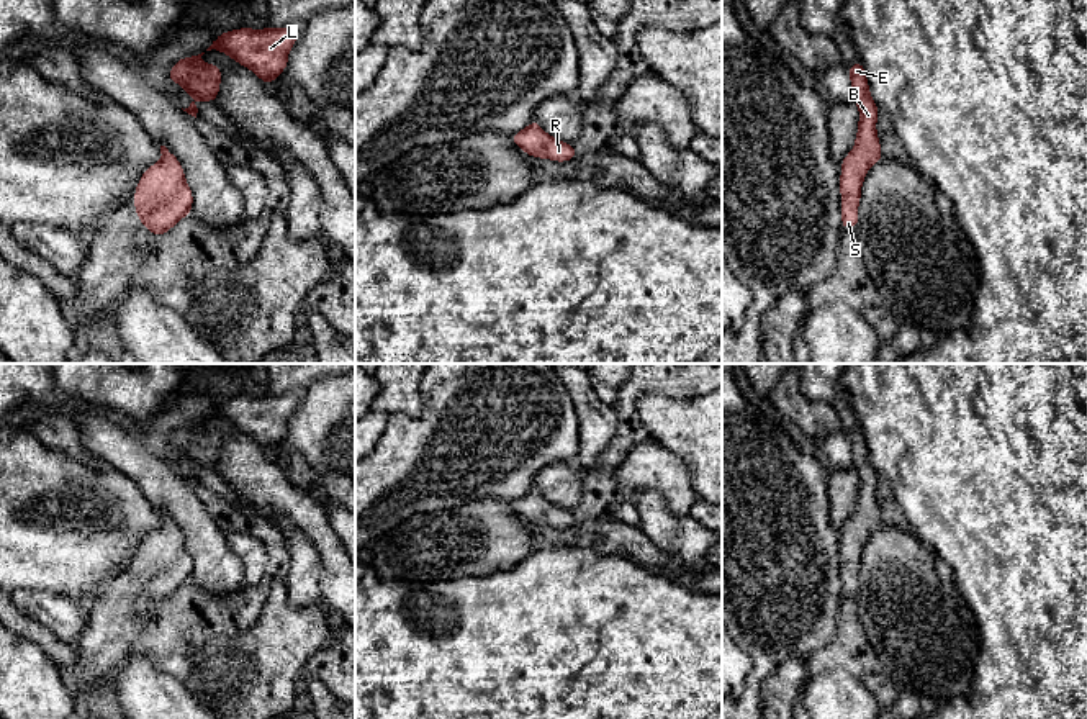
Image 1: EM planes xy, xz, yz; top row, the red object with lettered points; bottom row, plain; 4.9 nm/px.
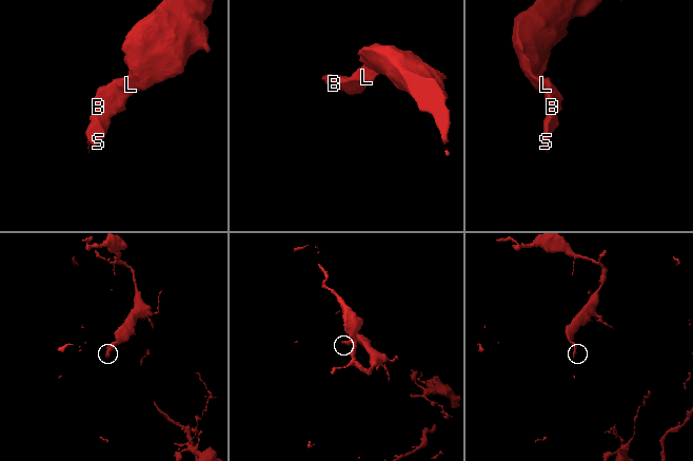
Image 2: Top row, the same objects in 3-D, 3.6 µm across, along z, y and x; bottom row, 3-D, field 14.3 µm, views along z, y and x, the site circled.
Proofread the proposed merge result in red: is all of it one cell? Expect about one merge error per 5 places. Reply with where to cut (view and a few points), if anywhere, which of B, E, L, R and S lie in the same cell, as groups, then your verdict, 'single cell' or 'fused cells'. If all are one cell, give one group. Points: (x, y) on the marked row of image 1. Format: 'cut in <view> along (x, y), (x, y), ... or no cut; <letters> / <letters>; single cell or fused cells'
no cut; B E L R S; single cell

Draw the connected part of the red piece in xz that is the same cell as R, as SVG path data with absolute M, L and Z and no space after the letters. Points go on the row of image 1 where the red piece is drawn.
M535 120L519 133L511 134L511 139L530 157L568 162L578 156L573 144L550 136Z

